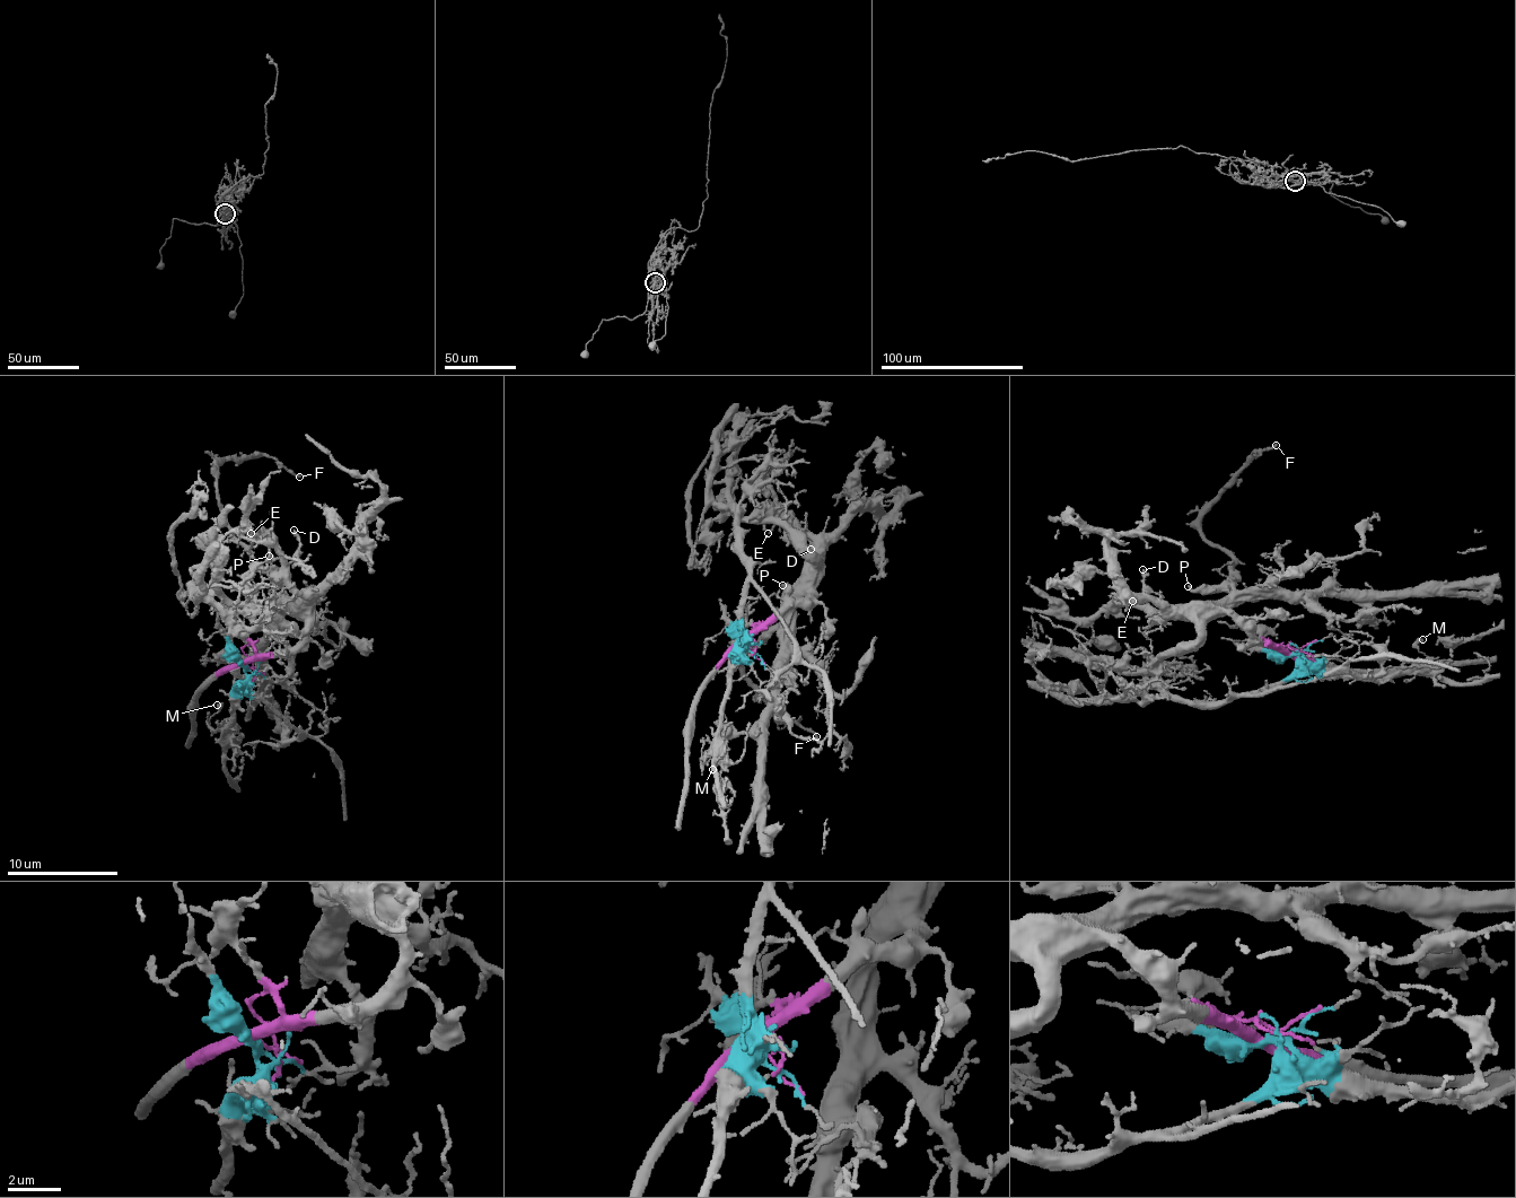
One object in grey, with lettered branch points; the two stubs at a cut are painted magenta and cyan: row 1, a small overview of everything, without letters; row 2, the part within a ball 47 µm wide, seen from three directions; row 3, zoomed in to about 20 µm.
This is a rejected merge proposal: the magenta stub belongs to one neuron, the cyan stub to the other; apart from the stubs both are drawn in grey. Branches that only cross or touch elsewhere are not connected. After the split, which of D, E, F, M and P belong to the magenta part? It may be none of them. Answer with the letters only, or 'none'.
D, E, F, P

